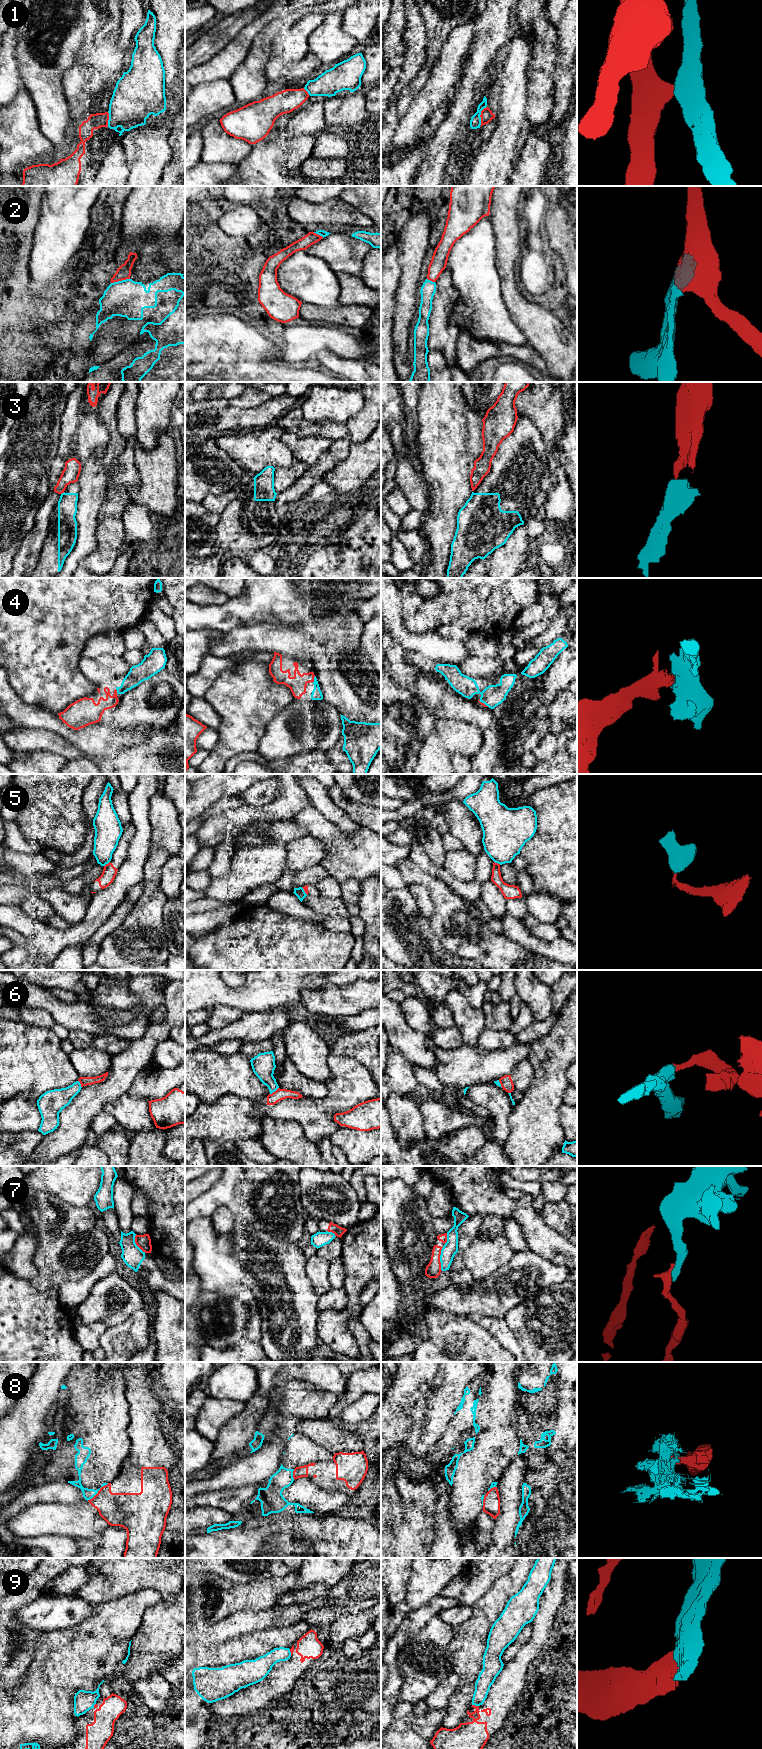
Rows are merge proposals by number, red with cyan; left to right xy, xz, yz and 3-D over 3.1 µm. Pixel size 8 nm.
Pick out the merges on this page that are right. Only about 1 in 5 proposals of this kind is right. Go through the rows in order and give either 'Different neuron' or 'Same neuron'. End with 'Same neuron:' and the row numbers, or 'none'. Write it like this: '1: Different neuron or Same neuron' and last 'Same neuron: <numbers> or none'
1: Different neuron
2: Different neuron
3: Different neuron
4: Same neuron
5: Different neuron
6: Different neuron
7: Different neuron
8: Different neuron
9: Different neuron
Same neuron: 4

